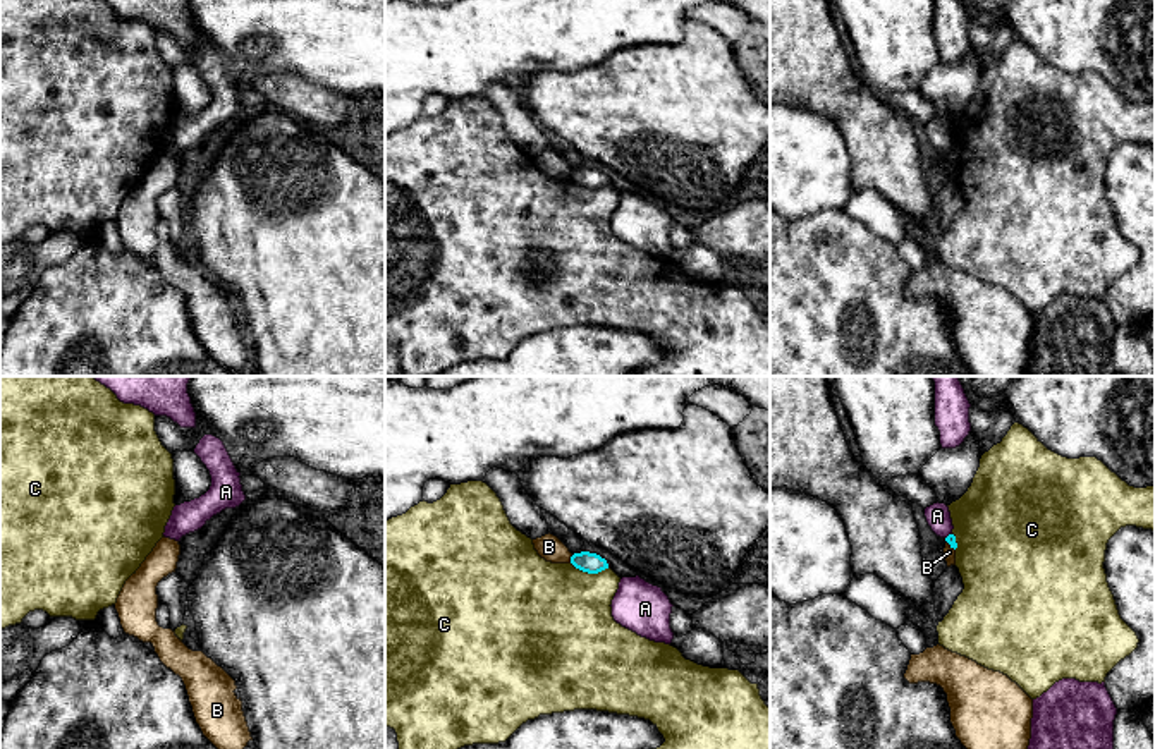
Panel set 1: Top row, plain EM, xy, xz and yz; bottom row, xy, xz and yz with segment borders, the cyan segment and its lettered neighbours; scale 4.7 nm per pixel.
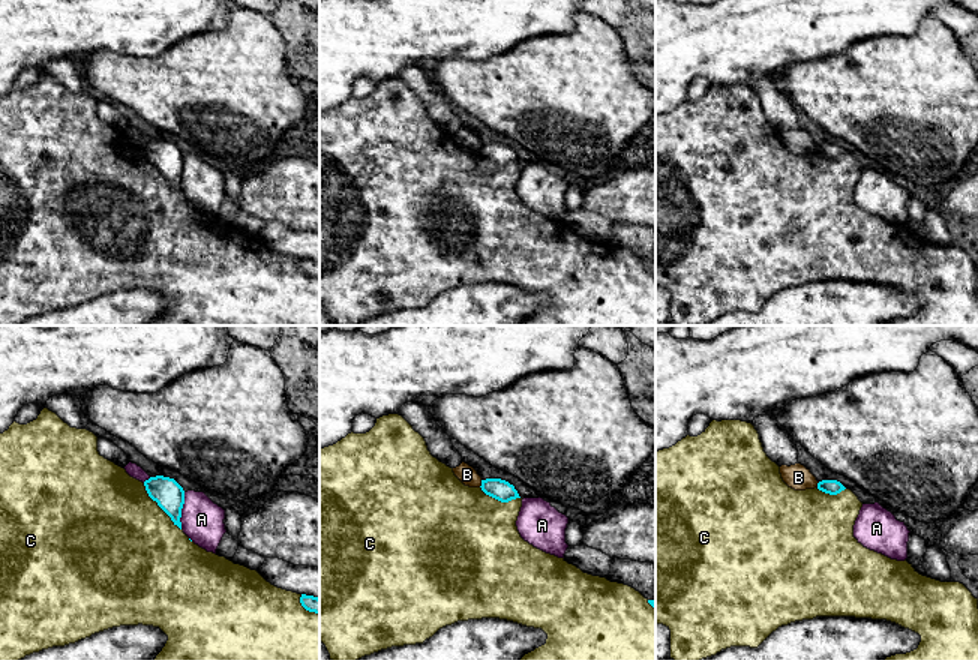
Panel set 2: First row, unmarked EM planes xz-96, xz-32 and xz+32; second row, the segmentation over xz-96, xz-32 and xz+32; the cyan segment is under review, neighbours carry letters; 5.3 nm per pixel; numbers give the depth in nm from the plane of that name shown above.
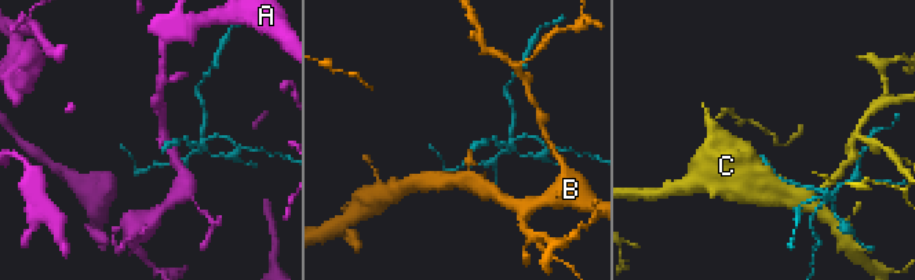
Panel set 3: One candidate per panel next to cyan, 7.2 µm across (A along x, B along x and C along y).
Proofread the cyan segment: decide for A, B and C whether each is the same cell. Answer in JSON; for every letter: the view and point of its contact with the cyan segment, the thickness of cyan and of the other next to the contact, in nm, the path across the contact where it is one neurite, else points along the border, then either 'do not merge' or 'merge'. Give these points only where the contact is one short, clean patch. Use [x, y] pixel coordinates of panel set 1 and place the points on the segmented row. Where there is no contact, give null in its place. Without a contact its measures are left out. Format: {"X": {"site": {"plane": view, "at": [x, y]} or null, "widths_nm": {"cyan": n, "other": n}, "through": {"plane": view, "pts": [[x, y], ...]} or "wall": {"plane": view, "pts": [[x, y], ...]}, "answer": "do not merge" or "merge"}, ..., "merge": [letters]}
{"A": {"site": {"plane": "yz", "at": [947, 536]}, "widths_nm": {"cyan": 50, "other": 110}, "answer": "do not merge"}, "B": {"site": {"plane": "xz", "at": [571, 559]}, "widths_nm": {"cyan": 100, "other": 120}, "wall": {"plane": "xz", "pts": [[573, 555], [569, 560]]}, "answer": "do not merge"}, "C": {"site": {"plane": "xz", "at": [590, 572]}, "widths_nm": {"cyan": 100, "other": 480}, "answer": "do not merge"}, "merge": []}

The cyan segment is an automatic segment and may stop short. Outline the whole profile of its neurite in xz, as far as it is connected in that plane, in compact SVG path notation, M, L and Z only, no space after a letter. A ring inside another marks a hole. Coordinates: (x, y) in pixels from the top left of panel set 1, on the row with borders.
M581 551L581 553L574 553L571 557L571 563L588 574L598 574L605 569L608 569L608 563L605 558L602 558L596 553L590 553L590 551Z

